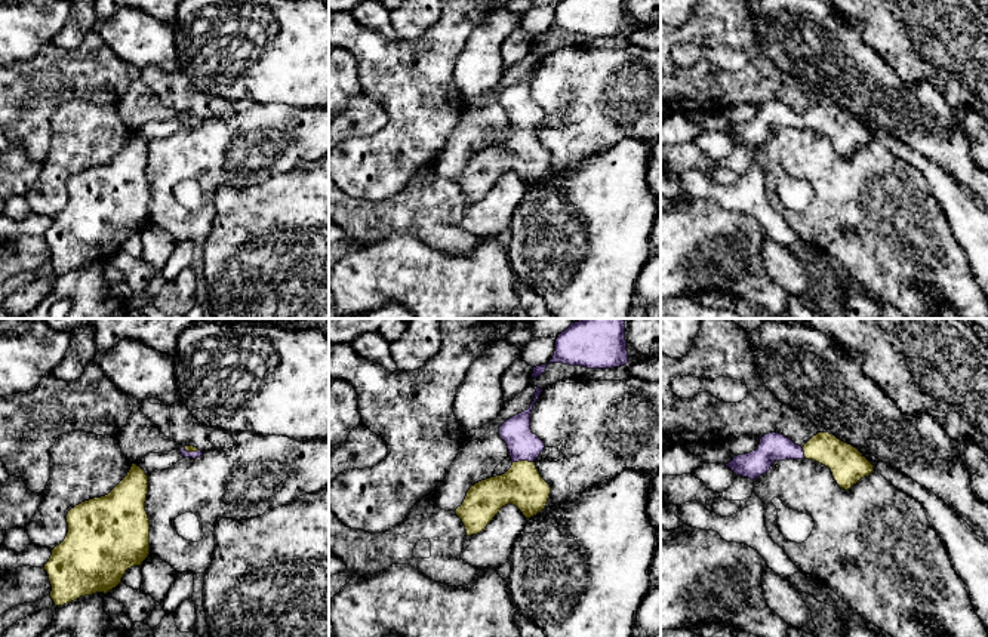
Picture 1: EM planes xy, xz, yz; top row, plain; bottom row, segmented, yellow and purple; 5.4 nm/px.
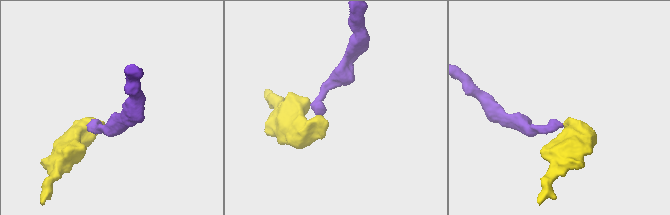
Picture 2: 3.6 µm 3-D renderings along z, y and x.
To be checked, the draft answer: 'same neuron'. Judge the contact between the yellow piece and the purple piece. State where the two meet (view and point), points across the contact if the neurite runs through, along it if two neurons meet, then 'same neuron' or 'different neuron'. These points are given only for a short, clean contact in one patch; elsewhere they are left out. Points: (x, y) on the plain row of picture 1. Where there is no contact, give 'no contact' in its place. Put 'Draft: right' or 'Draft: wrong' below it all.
xz (522, 129) | same neuron
Draft: right

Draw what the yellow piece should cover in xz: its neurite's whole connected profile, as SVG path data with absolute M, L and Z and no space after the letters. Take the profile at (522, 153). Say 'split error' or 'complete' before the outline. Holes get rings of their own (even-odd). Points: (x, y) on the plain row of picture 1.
split error; M535 55L530 76L499 95L499 104L507 111L511 136L496 145L481 148L470 156L456 184L462 188L467 204L486 197L502 175L515 173L526 187L541 181L550 166L551 156L541 145L535 127L545 117L545 111L530 98L530 81L542 58Z

